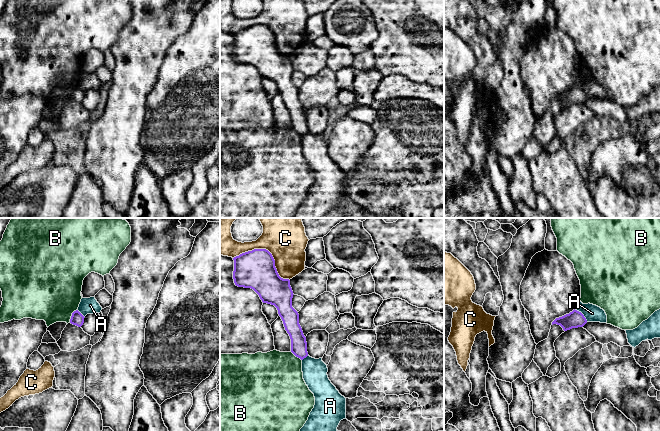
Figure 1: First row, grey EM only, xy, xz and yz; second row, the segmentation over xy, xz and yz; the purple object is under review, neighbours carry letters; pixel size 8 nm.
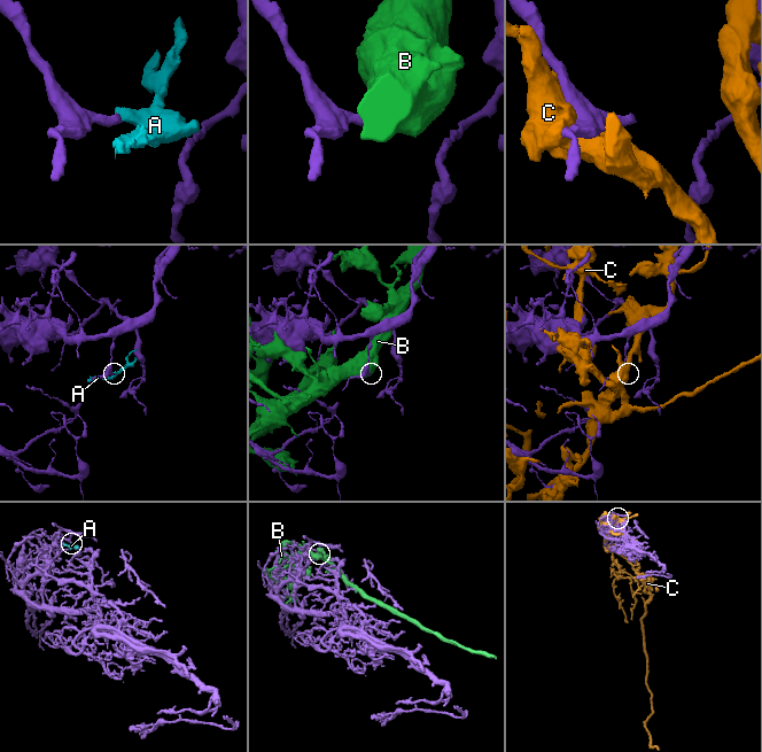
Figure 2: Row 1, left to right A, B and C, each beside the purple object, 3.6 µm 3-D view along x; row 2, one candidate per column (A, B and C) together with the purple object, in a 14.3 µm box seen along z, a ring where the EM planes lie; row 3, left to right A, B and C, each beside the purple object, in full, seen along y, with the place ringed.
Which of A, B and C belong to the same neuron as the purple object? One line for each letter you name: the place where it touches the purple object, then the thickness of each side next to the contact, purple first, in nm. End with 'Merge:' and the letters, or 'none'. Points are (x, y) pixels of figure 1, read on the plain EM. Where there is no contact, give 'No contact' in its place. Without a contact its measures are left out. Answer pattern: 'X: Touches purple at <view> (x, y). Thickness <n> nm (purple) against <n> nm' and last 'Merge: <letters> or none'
Merge: none

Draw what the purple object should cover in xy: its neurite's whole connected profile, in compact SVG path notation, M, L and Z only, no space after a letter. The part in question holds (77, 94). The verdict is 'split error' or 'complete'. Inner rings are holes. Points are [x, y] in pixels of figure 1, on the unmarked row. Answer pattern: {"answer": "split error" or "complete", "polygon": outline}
{"answer": "complete", "polygon": "M76 86L72 89L70 99L78 103L81 103L84 99L84 94L85 93L78 86Z"}

